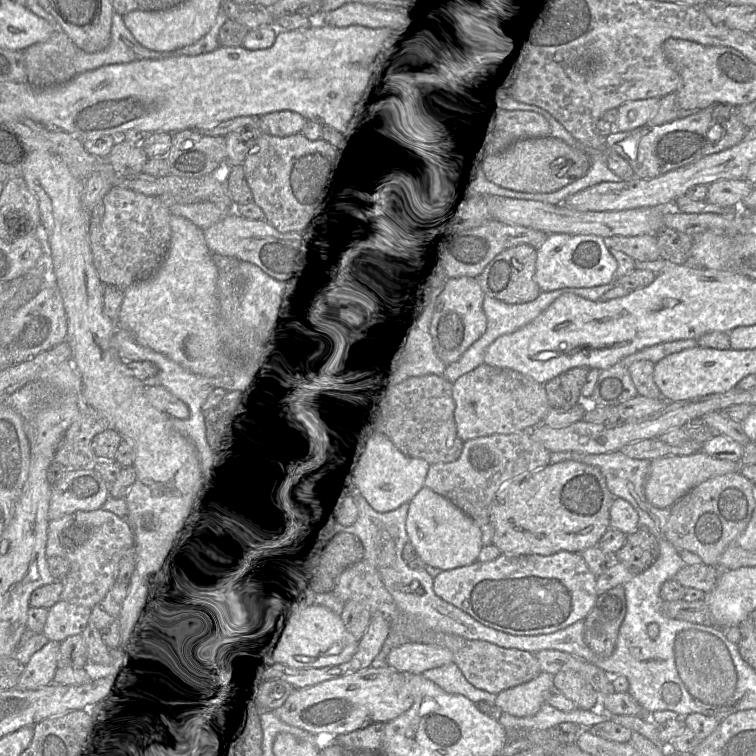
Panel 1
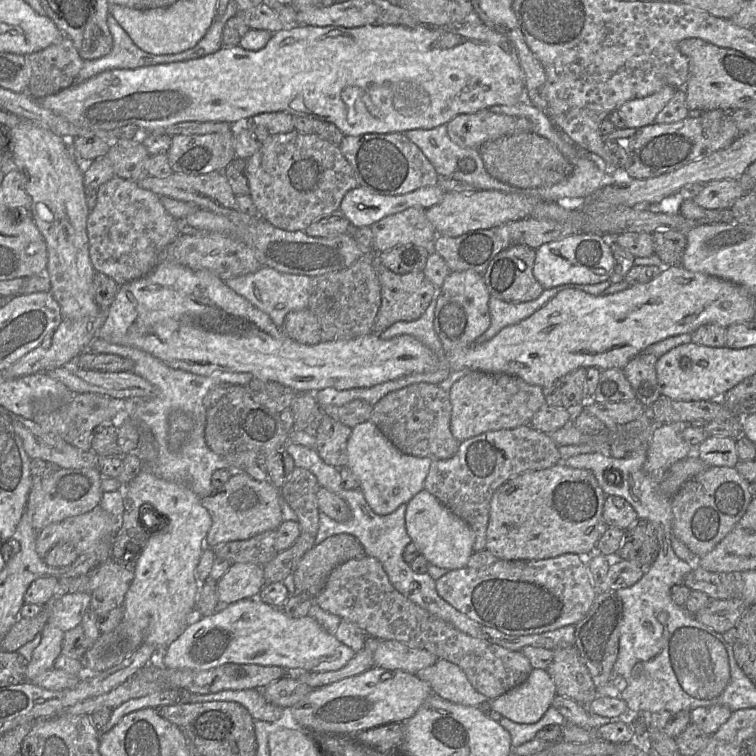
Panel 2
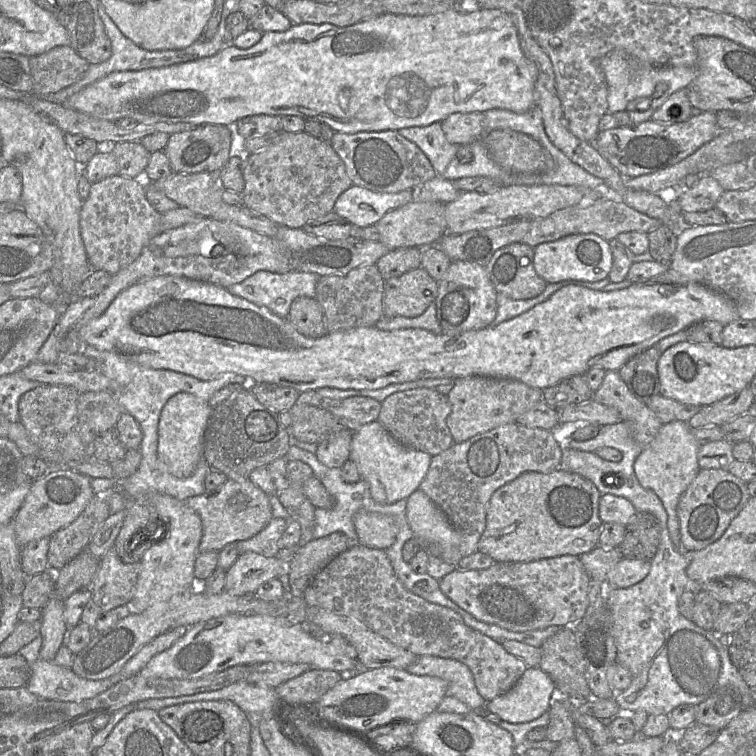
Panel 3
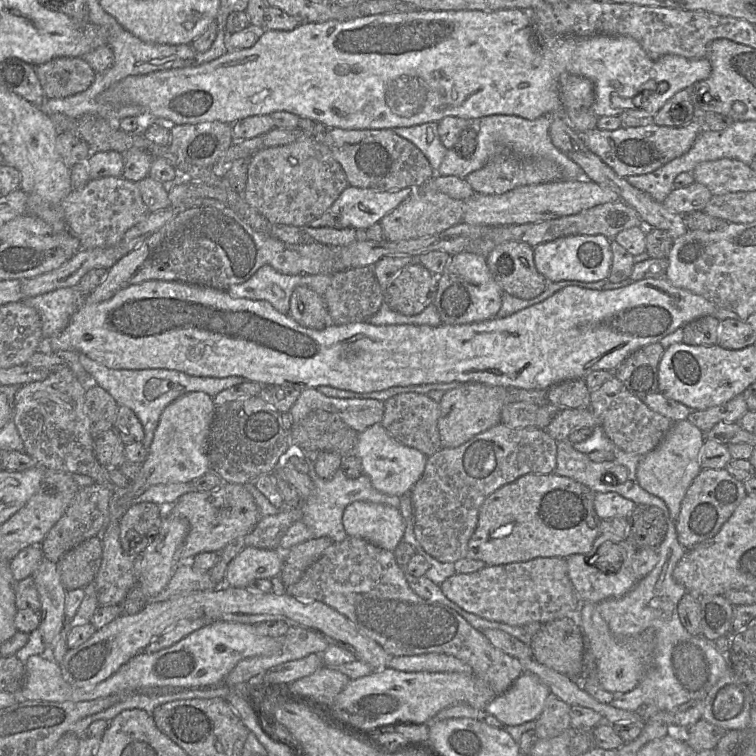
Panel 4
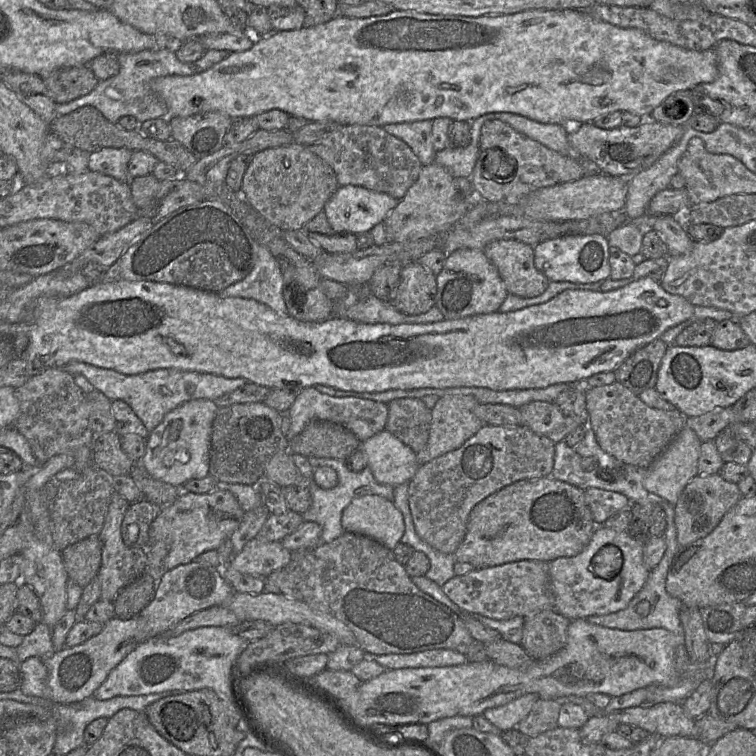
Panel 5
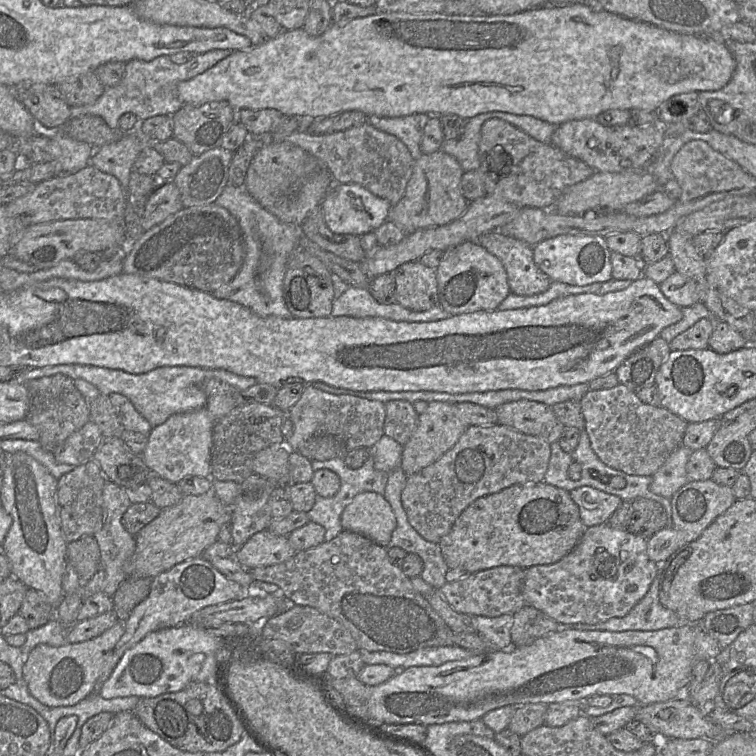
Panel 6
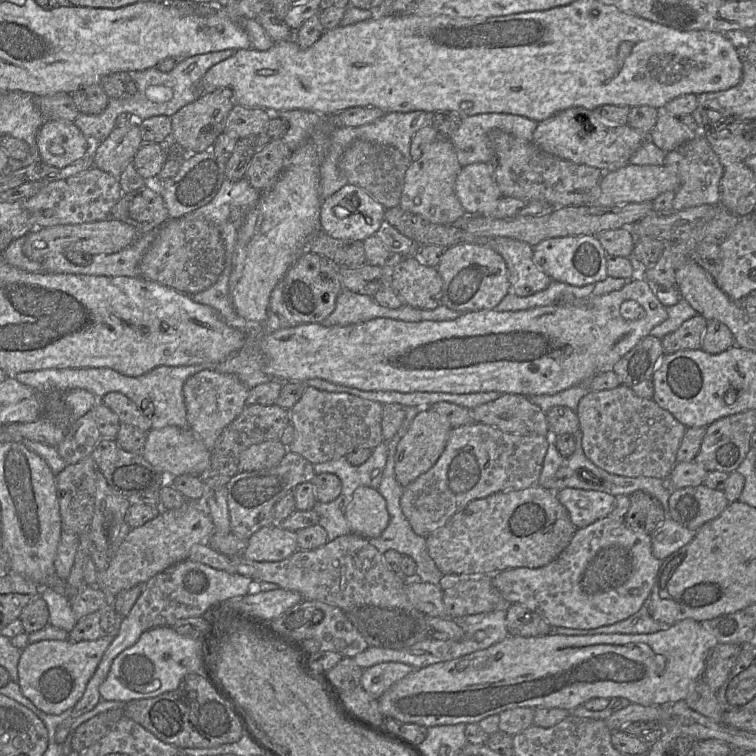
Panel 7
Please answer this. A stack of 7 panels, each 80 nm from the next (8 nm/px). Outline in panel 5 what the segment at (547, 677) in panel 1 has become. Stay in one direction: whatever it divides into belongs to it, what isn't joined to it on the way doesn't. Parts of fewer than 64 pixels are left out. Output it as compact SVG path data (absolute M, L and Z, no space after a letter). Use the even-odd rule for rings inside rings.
M525 694L505 705L489 708L483 715L497 728L507 731L526 718L538 699L536 694Z

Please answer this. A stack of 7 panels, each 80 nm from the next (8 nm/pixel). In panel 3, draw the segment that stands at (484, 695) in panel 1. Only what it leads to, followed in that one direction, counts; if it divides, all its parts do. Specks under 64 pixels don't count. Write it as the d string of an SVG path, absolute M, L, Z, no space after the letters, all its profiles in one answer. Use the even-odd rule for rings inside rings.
M423 655L406 669L415 675L436 676L448 683L446 696L453 696L467 704L471 710L486 703L479 694L471 670L464 663L450 658Z

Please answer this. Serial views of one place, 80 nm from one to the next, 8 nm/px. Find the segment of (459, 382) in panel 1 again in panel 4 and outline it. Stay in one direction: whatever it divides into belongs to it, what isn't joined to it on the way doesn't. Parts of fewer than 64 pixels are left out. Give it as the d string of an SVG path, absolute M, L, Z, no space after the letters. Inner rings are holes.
M466 382L458 388L451 389L449 391L445 392L444 396L442 397L441 401L439 402L440 415L439 415L439 419L438 419L438 430L439 430L439 434L440 434L442 448L456 448L456 447L464 444L468 440L470 440L475 435L477 435L481 432L484 432L487 429L501 423L501 411L502 411L503 407L508 403L513 403L513 402L508 401L509 389L512 389L512 388L506 388L506 387L502 387L502 386L490 386L490 385L486 385L486 384L482 384L482 383L475 383L475 382Z

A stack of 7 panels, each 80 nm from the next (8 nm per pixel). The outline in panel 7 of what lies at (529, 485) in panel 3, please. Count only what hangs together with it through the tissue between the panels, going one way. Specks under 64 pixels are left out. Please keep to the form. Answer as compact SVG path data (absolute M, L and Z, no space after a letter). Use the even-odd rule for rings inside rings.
M536 484L522 490L506 490L472 500L445 525L426 537L427 552L443 575L473 577L492 575L512 568L542 567L566 548L577 530L556 492Z

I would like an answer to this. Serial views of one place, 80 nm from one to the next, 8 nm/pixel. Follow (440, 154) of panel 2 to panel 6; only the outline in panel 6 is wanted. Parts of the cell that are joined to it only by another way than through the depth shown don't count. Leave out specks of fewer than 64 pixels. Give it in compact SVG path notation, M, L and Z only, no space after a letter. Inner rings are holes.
M424 113L412 114L402 117L380 117L370 119L371 124L378 130L391 134L401 140L408 148L414 160L419 159L423 153L420 149L420 143L423 136L424 127L431 117L437 115L427 115Z

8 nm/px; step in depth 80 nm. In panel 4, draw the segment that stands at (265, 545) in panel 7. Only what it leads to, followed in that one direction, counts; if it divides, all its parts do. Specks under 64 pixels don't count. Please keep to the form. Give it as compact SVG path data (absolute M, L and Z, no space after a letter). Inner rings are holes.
M246 546L228 565L225 585L247 588L257 579L280 576L284 553L279 549L261 549Z

